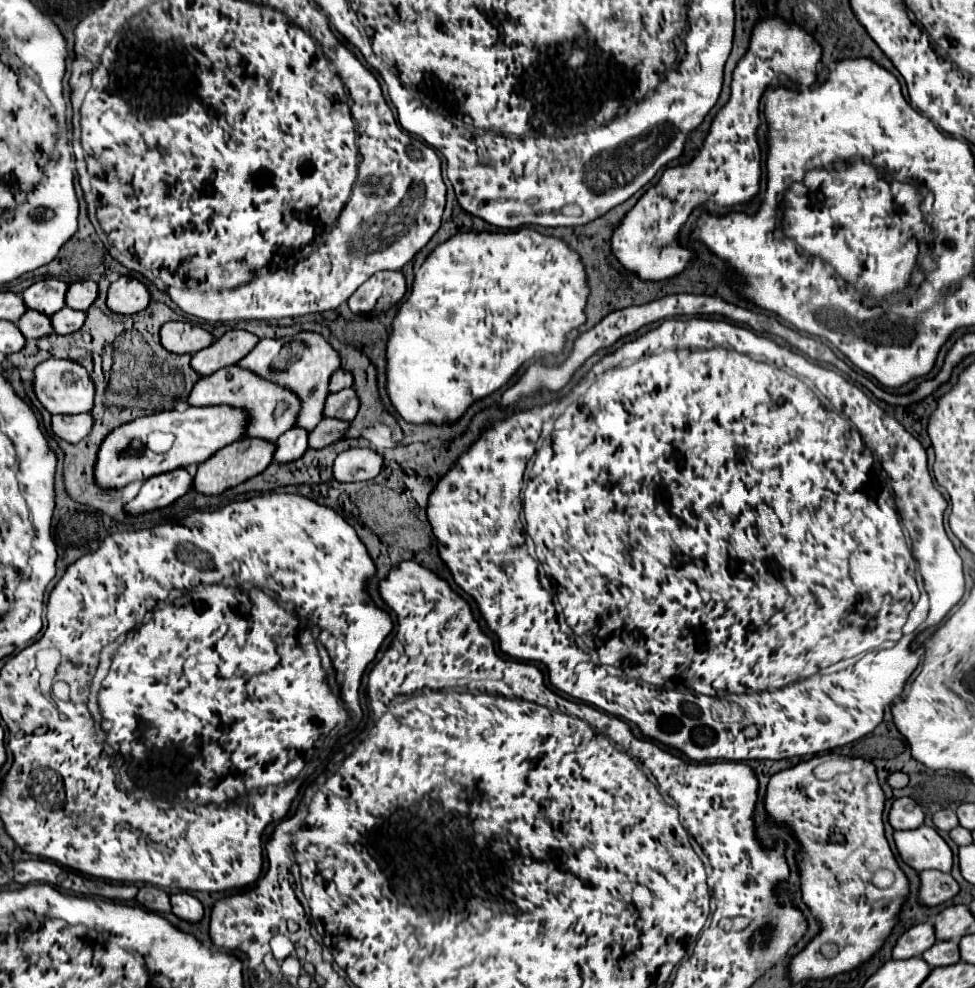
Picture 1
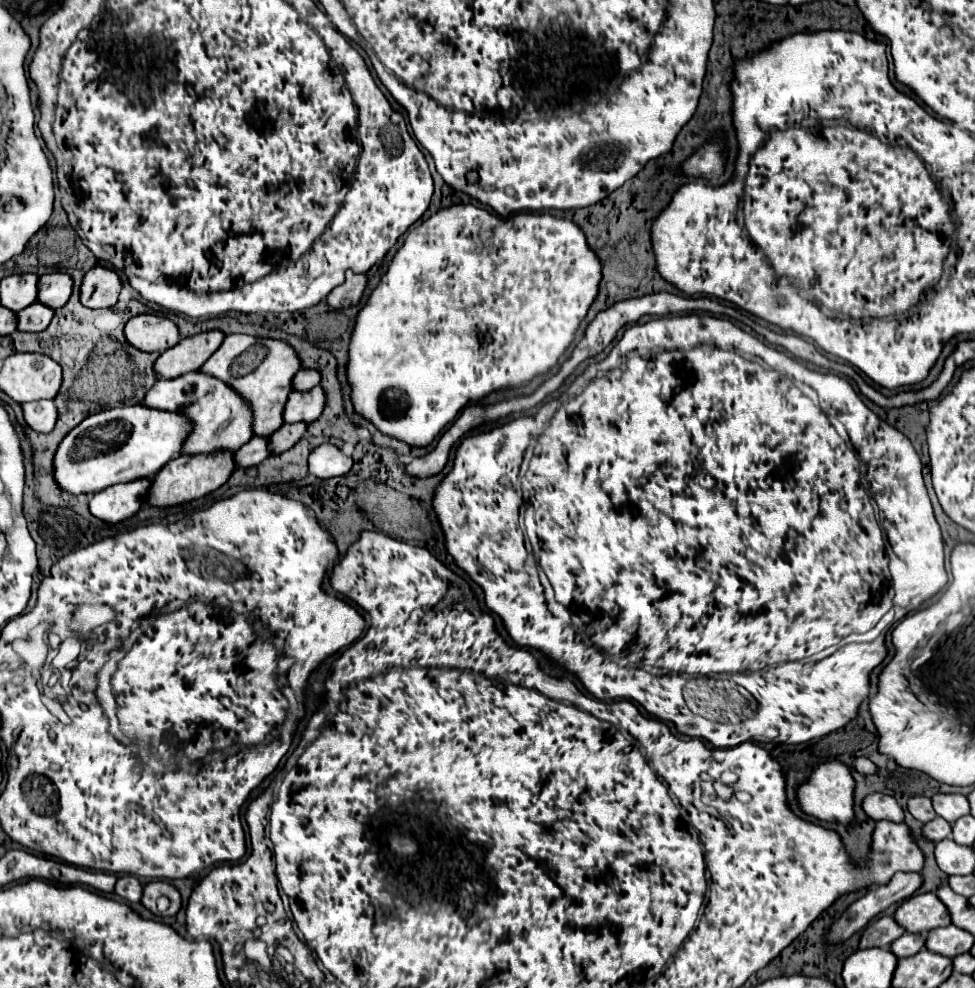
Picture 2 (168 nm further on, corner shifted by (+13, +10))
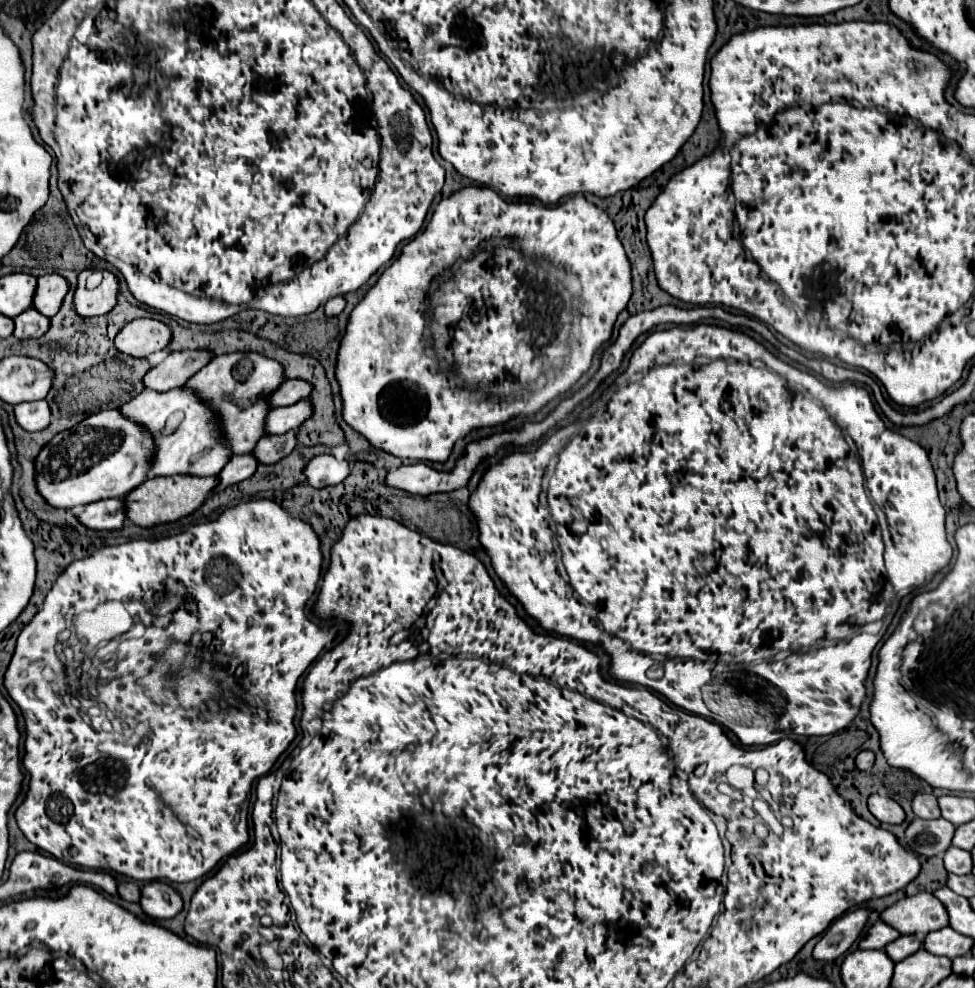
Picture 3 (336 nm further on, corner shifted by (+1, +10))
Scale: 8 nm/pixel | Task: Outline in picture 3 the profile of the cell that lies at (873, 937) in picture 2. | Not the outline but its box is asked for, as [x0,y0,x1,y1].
[858,922,900,950]

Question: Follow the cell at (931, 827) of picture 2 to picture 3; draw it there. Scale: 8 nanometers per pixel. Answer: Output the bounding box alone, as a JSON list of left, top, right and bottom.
[904,818,956,858]

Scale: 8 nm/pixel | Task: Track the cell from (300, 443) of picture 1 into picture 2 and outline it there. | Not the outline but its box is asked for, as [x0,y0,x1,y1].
[236,436,272,468]

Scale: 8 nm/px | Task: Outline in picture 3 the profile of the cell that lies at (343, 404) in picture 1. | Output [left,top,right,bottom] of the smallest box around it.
[264,400,312,434]

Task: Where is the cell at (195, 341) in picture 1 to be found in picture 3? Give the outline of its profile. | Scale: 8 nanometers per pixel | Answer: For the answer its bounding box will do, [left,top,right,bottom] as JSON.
[114,318,170,358]

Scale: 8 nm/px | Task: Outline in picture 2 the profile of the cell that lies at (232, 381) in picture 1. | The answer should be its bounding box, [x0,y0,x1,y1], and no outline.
[144,372,254,454]

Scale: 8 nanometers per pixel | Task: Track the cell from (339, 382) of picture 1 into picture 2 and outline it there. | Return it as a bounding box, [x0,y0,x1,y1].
[294,368,320,390]

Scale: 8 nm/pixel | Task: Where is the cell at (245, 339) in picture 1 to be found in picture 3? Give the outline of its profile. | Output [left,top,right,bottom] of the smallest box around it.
[144,352,212,392]

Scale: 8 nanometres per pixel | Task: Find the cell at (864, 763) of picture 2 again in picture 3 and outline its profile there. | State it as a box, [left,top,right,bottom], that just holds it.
[856,750,874,770]

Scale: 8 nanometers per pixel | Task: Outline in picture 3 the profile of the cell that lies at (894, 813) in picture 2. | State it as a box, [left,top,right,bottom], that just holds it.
[868,794,904,824]

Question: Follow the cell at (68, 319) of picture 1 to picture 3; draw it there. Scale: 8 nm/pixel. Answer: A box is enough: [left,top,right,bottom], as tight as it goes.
[14,308,50,338]

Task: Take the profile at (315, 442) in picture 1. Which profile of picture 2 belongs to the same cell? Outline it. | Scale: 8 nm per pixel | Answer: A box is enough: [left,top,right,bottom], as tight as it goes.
[270,422,308,454]

